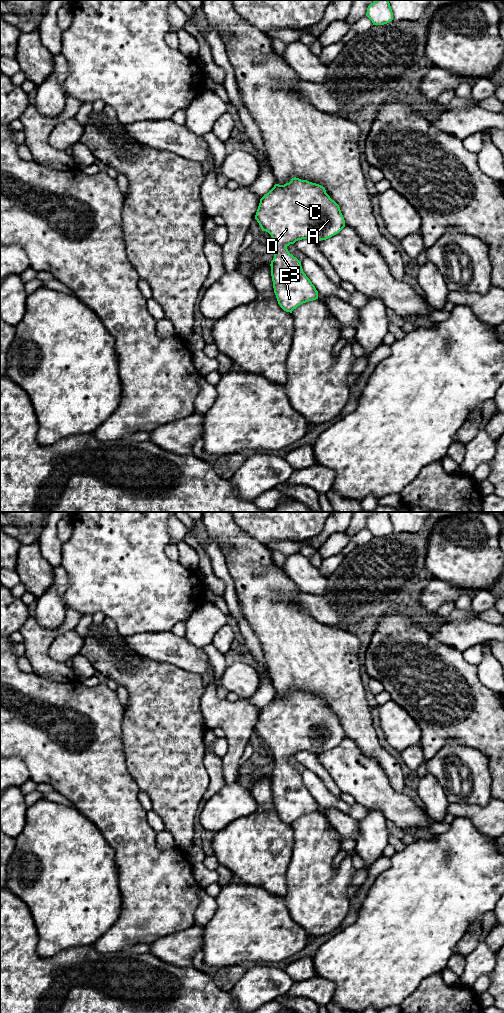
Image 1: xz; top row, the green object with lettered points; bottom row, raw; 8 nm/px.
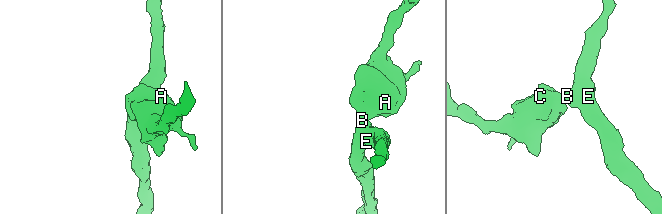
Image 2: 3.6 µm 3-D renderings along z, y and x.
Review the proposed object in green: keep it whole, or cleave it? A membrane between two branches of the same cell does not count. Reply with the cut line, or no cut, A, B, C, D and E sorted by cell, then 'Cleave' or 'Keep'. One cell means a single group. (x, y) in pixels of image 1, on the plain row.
No split. Groups: A B C D E. Keep

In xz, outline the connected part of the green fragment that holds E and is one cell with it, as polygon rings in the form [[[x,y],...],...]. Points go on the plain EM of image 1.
[[[294,689],[289,695],[284,697],[275,696],[274,699],[260,711],[255,731],[259,735],[262,743],[266,743],[271,747],[274,755],[275,766],[270,778],[274,805],[280,819],[284,823],[292,825],[292,823],[301,816],[318,811],[318,803],[303,784],[301,773],[290,766],[287,759],[298,752],[309,751],[317,755],[338,746],[345,739],[345,732],[339,717],[330,710],[323,698]]]

